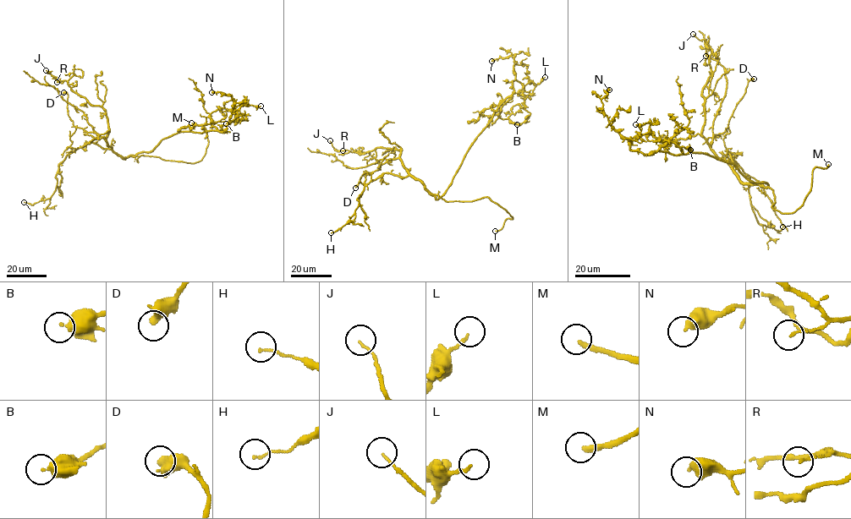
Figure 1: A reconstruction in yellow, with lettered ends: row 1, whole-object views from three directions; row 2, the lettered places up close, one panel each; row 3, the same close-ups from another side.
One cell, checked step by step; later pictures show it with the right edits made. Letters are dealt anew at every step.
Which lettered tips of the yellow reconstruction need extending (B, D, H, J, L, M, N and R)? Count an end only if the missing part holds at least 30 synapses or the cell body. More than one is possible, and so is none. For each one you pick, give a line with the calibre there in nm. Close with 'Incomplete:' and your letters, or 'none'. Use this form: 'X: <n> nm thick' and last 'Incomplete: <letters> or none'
M: 260 nm thick
Incomplete: M

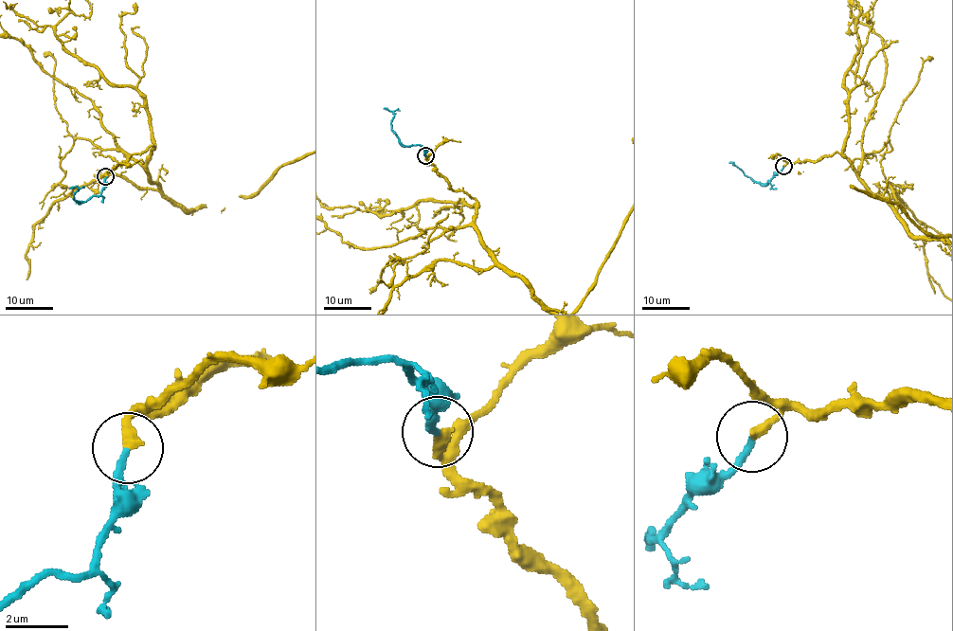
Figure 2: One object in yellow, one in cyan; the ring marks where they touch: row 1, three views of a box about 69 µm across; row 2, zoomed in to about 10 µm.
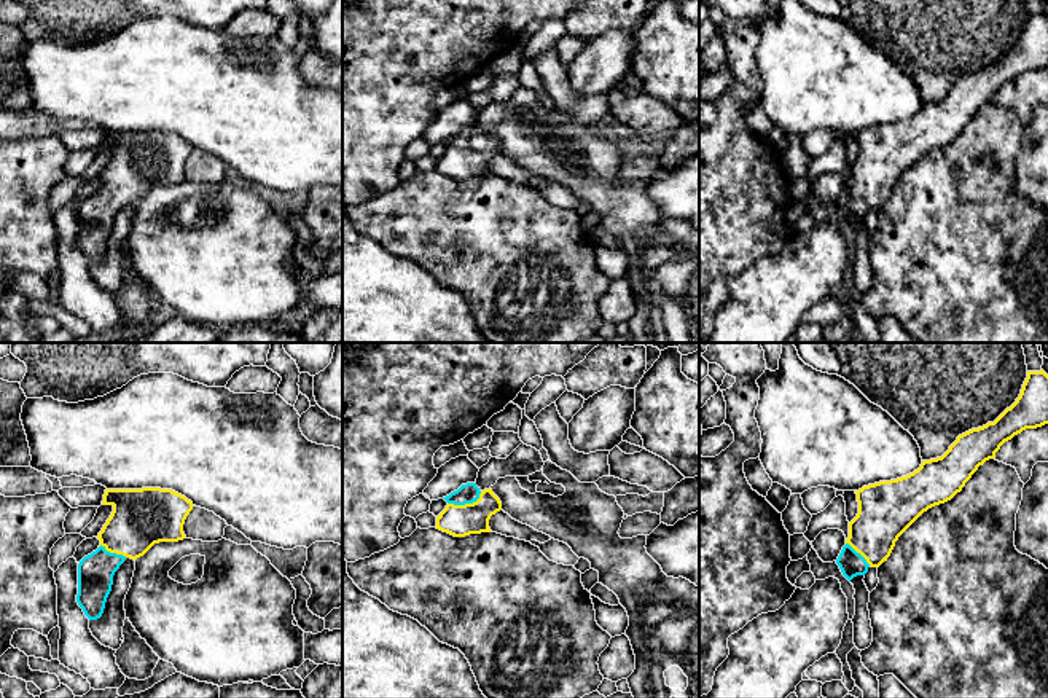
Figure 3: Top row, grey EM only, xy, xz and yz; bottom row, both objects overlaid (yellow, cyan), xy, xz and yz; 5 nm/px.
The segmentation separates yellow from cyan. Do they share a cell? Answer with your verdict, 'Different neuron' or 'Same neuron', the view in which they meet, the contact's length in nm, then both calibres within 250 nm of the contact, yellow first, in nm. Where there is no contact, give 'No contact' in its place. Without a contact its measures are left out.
Same neuron. Touches yellow in xz. Shared border 190 nm. Thickness 160 nm (yellow) against 100 nm

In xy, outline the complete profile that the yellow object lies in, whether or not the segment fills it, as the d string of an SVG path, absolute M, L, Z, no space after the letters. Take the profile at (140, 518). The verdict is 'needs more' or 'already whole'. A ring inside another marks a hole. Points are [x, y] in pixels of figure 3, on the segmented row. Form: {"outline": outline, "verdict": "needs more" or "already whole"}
{"outline": "M161 488L105 489L102 504L111 505L113 512L97 535L100 547L78 564L76 602L89 620L102 617L111 591L113 575L124 559L137 559L159 542L183 540L186 537L183 524L194 507L185 496Z", "verdict": "needs more"}

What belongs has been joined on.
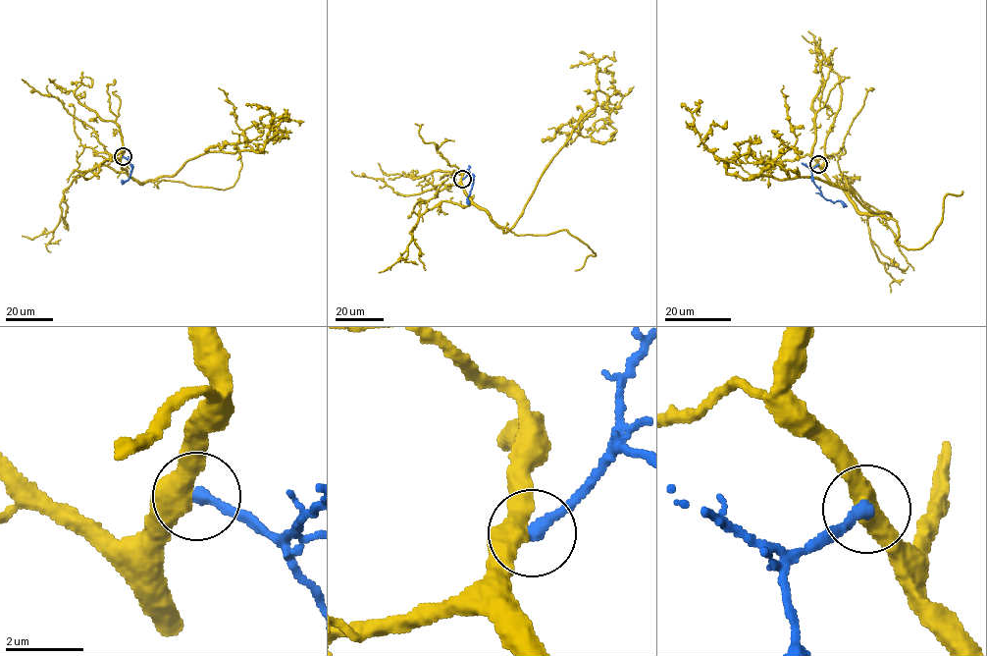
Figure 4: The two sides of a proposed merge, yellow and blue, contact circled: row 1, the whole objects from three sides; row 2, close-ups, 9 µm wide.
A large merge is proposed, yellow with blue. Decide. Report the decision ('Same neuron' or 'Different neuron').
Different neuron

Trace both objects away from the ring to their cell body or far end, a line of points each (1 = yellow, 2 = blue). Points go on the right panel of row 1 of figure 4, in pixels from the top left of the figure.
1: (817, 165), (859, 211), (890, 216), (817, 178), (729, 175), (727, 161), (760, 140), (733, 143)
2: (817, 165), (811, 170), (821, 194), (834, 201), (842, 201), (847, 206)

